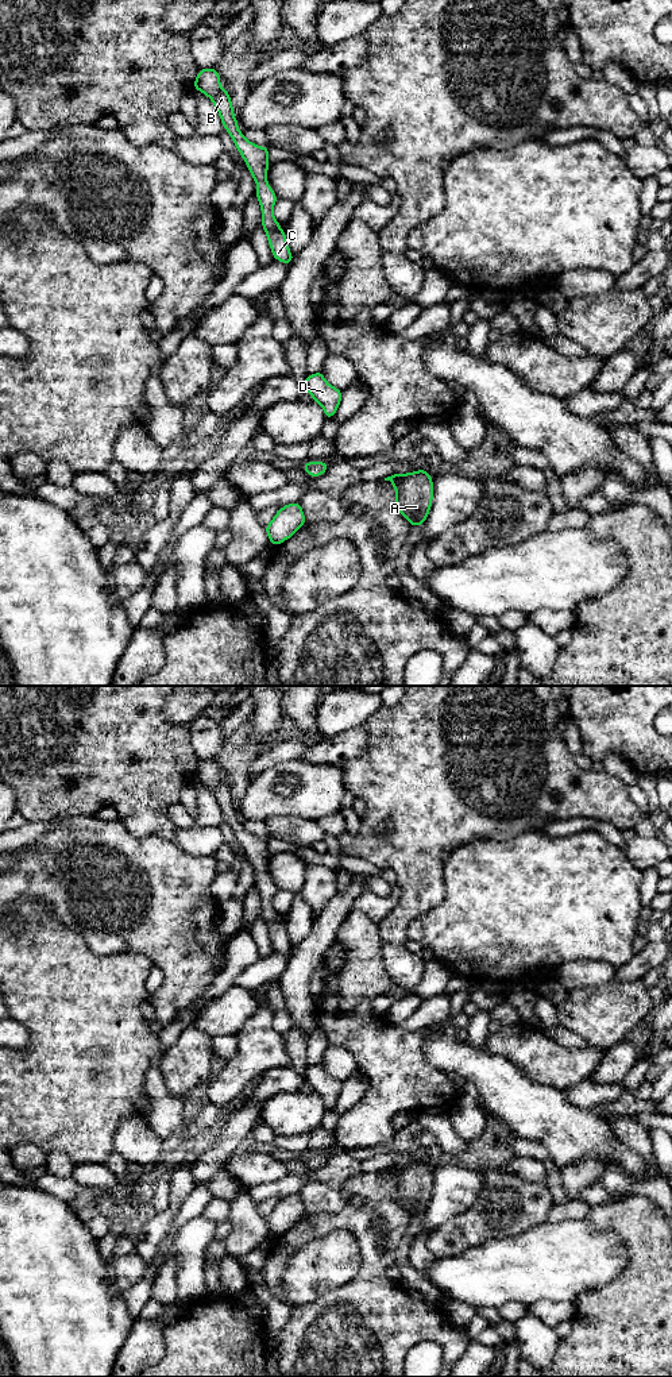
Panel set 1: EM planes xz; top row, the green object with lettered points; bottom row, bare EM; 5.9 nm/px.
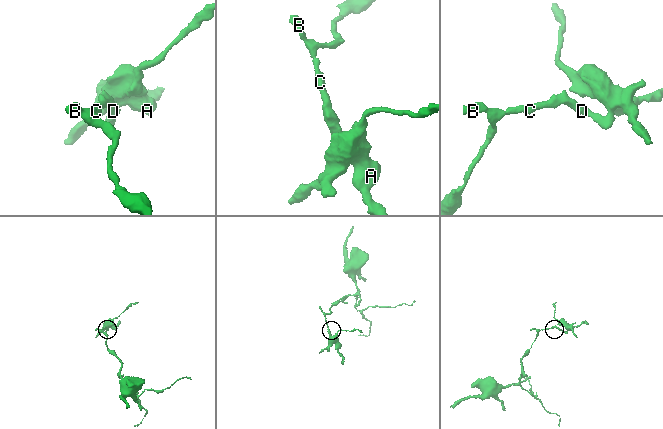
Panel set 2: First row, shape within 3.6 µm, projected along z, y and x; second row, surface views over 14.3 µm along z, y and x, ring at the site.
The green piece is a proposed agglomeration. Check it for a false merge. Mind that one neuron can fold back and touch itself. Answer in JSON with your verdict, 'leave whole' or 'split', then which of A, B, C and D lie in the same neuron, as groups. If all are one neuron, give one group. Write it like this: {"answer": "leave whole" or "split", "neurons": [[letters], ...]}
{"answer": "leave whole", "neurons": [["A", "B", "C", "D"]]}

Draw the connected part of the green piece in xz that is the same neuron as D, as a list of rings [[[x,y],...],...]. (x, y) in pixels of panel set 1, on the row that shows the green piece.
[[[323,371],[308,375],[304,381],[305,390],[318,402],[325,413],[325,418],[335,416],[337,406],[341,402],[343,392],[331,386],[323,375]]]

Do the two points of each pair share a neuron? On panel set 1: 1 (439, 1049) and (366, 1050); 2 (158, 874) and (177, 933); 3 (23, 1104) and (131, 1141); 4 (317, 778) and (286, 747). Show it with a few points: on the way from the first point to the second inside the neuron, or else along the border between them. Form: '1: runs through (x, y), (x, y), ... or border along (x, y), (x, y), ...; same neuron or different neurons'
1: border along (423, 1029), (424, 1057), (433, 1067), (444, 1072); different neurons
2: runs through (158, 888), (158, 903), (172, 918); same neuron
3: border along (139, 1117), (120, 1121), (114, 1150); different neurons
4: border along (300, 759), (280, 762), (267, 767); different neurons

